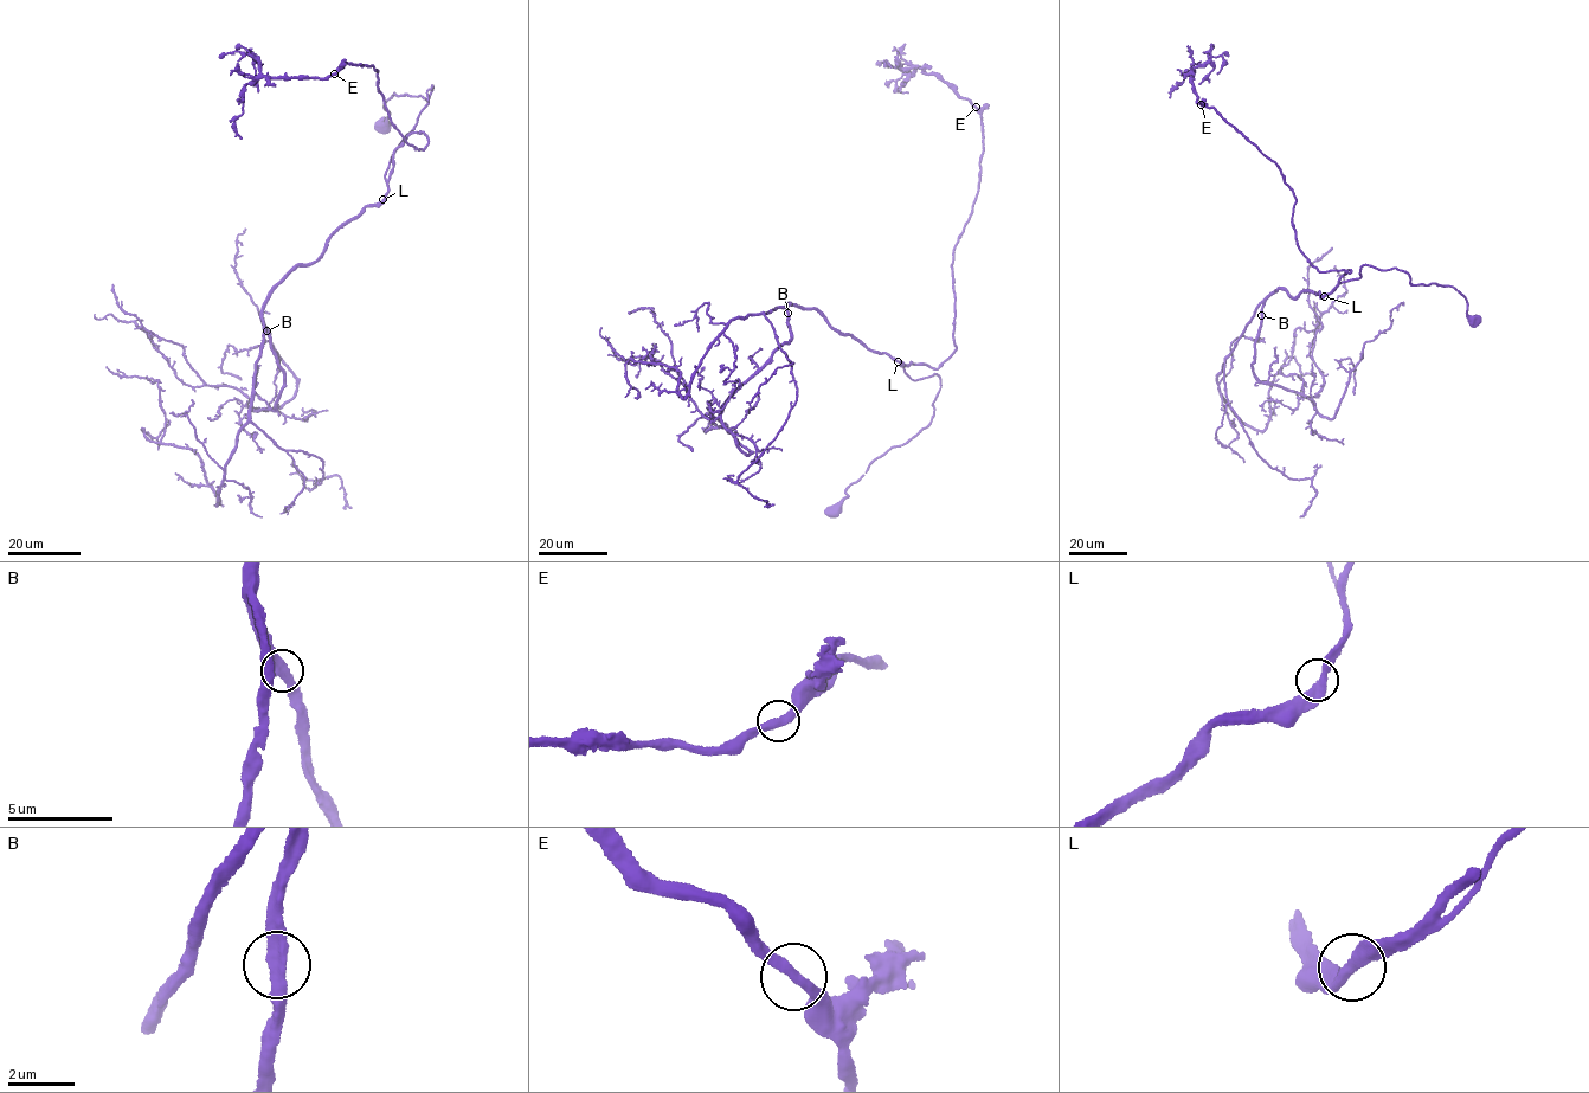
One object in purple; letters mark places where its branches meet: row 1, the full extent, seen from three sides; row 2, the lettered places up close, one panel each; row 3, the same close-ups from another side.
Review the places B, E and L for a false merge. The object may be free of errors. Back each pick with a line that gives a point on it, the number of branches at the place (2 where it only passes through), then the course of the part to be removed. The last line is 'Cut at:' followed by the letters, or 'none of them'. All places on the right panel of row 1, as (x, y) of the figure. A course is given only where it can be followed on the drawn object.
Cut at: none of them

